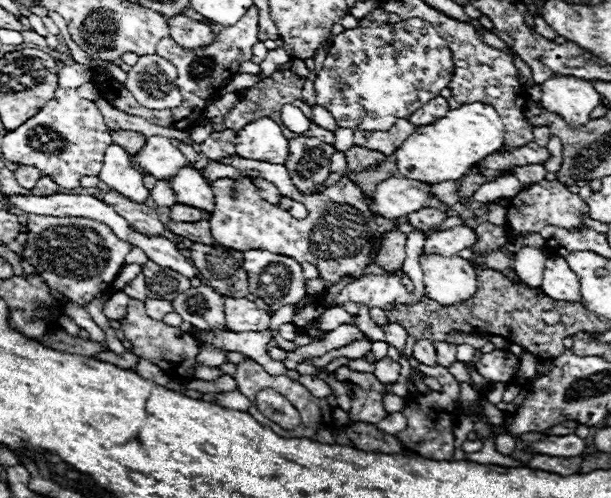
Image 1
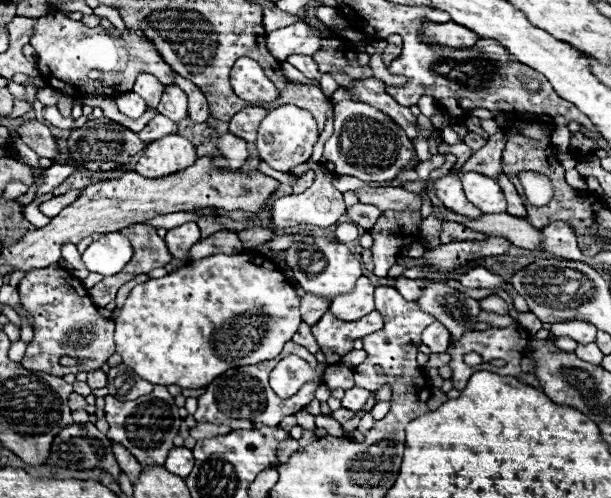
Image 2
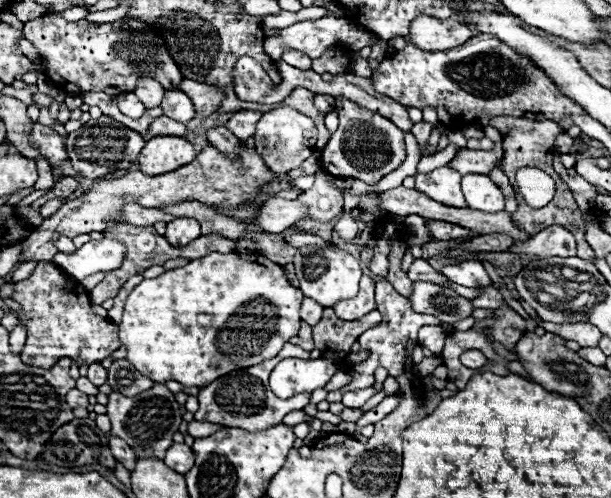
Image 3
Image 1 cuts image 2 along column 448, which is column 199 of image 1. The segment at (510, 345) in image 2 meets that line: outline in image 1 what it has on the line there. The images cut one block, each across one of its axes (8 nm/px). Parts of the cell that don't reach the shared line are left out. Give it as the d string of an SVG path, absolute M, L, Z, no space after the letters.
M130 298L128 312L126 312L124 320L120 320L120 328L122 328L124 336L134 344L134 350L136 350L136 354L140 358L150 360L162 372L166 372L170 378L184 380L184 382L194 380L192 378L192 370L200 366L196 362L196 356L200 354L200 348L198 348L198 344L196 344L196 340L194 340L194 336L190 332L184 332L180 328L174 328L174 326L168 326L162 320L152 320L146 314L144 302L142 300L134 300L134 298Z

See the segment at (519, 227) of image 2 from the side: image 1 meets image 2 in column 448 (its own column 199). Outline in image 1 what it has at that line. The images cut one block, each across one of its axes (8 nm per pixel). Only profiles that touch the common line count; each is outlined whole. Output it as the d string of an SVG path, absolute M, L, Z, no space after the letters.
M174 204L170 208L170 218L178 222L198 222L204 218L204 212L200 212L198 208L188 208L184 204Z

